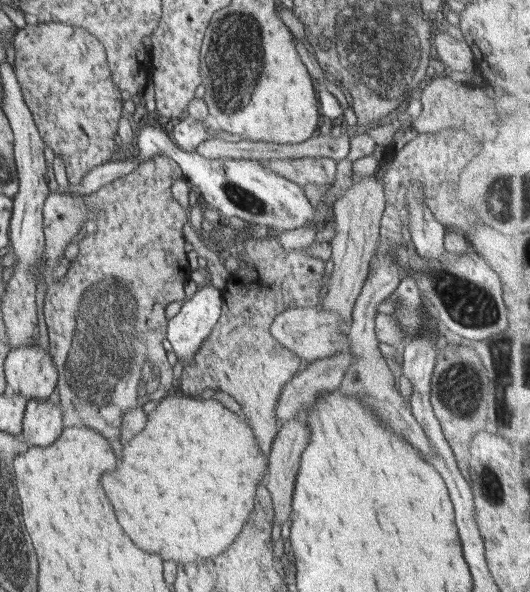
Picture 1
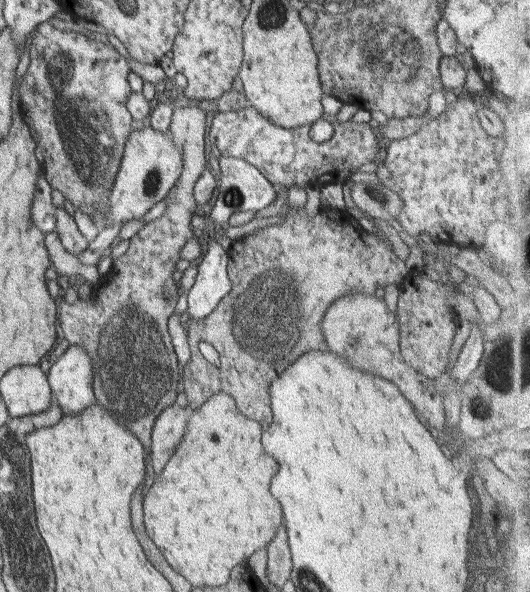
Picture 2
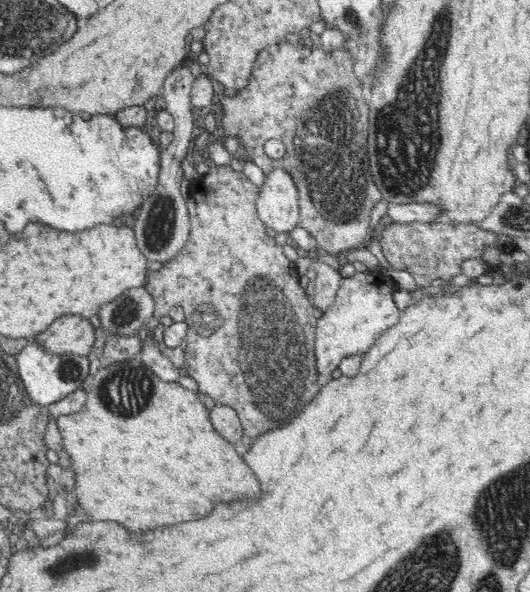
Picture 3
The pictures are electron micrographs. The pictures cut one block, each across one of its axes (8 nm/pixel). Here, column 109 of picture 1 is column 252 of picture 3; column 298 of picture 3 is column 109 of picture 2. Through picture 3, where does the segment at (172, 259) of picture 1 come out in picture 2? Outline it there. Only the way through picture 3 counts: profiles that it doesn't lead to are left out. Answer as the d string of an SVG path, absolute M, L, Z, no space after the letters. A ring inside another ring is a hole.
M197 106L175 107L169 131L174 142L183 148L182 174L167 194L170 205L162 217L146 223L129 240L128 251L115 259L111 274L102 279L100 300L104 306L112 306L116 315L100 332L96 343L88 338L88 344L74 345L68 344L70 340L59 338L65 350L70 346L98 346L98 352L90 358L95 370L95 403L106 407L122 426L139 438L145 454L151 452L152 427L156 418L166 407L173 405L181 388L182 369L168 330L168 320L174 314L181 292L176 288L172 273L180 259L181 248L196 234L190 220L199 211L193 188L206 169L206 112Z

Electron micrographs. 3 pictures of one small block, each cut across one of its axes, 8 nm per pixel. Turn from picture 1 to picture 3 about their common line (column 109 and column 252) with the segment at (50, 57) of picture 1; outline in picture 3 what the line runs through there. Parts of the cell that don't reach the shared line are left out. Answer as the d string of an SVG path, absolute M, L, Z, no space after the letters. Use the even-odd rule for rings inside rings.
M286 40L278 41L275 45L264 47L257 54L253 54L254 64L250 70L250 76L248 76L248 84L244 88L240 89L236 95L227 96L224 95L220 100L222 106L222 112L220 112L220 119L218 120L219 130L223 132L225 137L233 137L238 140L239 144L243 145L245 154L251 157L254 163L258 165L258 168L262 170L264 174L270 174L274 169L284 169L294 181L296 188L299 192L299 205L300 205L300 220L299 226L304 230L307 230L317 240L318 246L322 247L333 257L337 257L338 254L349 250L356 249L360 245L366 234L368 234L369 216L372 212L372 208L382 200L382 195L378 190L378 187L374 184L373 178L370 174L370 165L367 157L367 120L368 117L368 103L366 102L366 94L364 94L364 87L361 85L360 80L354 78L352 53L346 49L346 47L340 46L338 48L332 48L332 52L328 52L328 48L321 46L310 46L308 49L304 44L288 44ZM270 138L277 138L282 140L285 146L285 152L282 158L272 159L264 153L264 143Z

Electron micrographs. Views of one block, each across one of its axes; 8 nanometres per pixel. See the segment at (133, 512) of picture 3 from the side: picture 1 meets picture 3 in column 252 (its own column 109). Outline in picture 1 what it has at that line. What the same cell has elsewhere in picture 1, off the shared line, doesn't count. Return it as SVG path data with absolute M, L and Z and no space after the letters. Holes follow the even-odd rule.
M177 391L168 394L160 400L158 407L151 411L146 417L146 427L140 434L132 438L130 442L123 443L122 462L114 472L108 472L102 476L102 486L114 504L118 522L122 524L124 532L136 542L138 548L146 550L148 554L158 554L162 560L174 560L174 562L200 562L218 556L233 544L234 538L242 532L252 508L254 508L254 494L256 494L259 484L266 482L269 472L269 458L261 451L255 432L250 430L250 426L240 418L240 415L224 407L224 404L211 399L198 399L180 395Z

